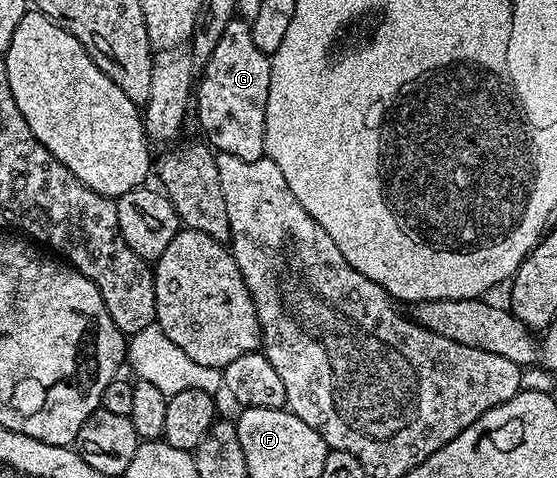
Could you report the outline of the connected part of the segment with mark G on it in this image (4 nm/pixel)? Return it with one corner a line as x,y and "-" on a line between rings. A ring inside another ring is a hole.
238,17
225,25
225,33
221,41
217,41
217,49
209,57
202,68
203,76
198,76
197,88
193,93
193,111
199,114
199,127
203,130
202,138
216,152
241,157
241,161
257,161
264,158
265,149
265,105
269,101
269,69
271,61
268,55
257,45
251,36
251,24

